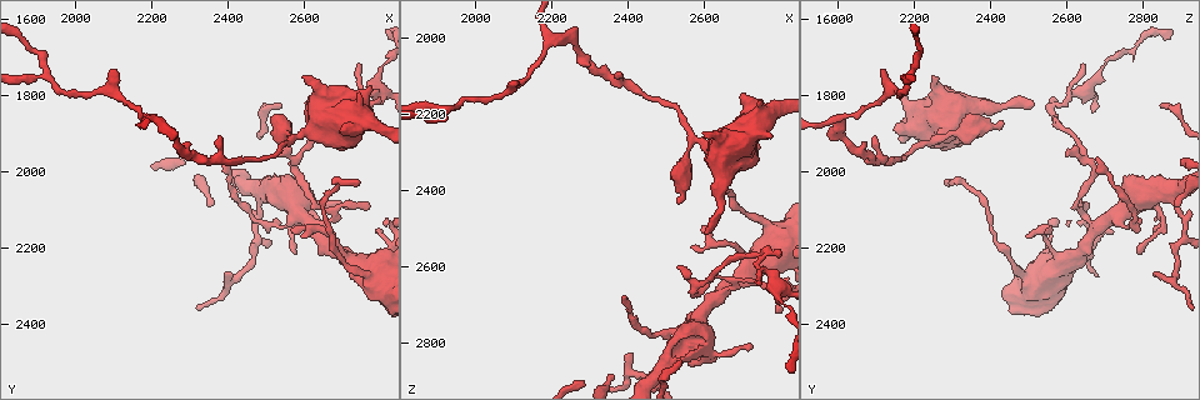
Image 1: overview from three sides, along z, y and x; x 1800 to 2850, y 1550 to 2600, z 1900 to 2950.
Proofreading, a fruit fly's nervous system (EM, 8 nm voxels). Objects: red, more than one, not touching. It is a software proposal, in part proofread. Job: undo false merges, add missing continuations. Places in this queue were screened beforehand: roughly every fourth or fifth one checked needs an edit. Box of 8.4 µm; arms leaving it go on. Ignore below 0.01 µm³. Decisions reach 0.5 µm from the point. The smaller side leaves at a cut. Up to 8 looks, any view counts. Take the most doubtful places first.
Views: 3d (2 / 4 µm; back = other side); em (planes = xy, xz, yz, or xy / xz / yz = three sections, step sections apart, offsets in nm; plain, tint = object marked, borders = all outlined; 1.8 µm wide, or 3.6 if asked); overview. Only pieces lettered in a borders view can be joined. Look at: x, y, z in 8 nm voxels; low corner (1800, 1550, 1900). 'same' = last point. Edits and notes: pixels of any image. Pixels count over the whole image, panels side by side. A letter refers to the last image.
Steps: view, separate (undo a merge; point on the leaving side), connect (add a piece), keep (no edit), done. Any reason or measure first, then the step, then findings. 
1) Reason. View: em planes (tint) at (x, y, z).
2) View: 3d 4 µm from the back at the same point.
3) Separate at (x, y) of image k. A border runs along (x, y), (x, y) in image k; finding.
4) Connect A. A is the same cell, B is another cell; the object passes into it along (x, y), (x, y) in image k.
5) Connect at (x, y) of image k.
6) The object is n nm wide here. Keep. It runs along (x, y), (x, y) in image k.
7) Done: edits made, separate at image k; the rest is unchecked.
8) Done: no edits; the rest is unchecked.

Abrupt turn. View: 3d 4 µm at (2745, 1855, 2575).

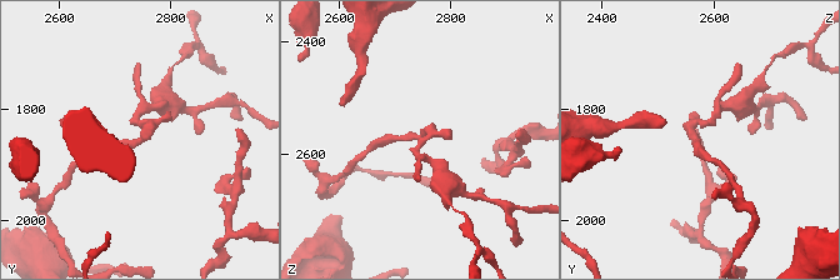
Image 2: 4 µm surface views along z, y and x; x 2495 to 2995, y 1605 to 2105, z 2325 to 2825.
View: em planes (borders) at (2745, 1860, 2570).

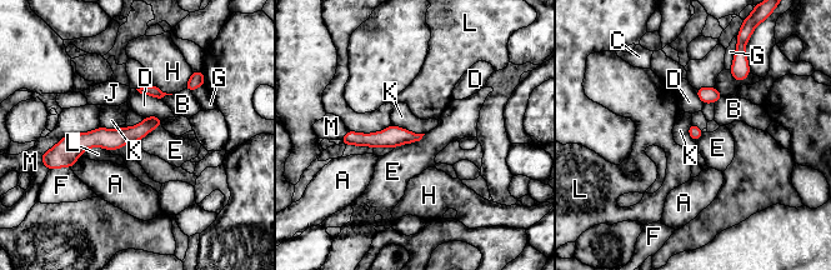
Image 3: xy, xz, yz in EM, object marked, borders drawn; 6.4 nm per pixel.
Keep. A, B, C, D, E, F, G, H, J, K, L and M are other cells; it runs along (158, 121), (61, 151) in image 3; all the same cell.

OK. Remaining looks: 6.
Abrupt turn. View: em planes (tint) at (2575, 1985, 2675).

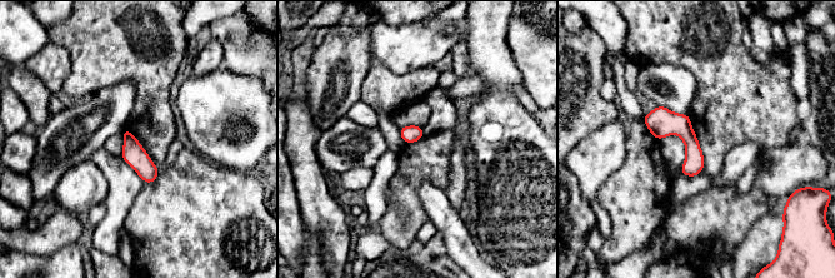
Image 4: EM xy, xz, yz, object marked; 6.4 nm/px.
What lies round it. View: em planes (borders) at the same point.

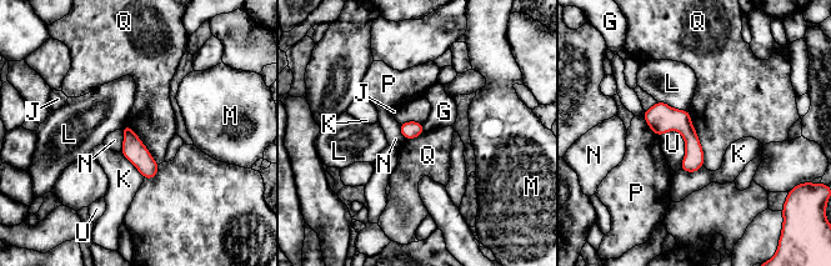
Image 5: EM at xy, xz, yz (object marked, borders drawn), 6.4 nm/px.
Keep. G, J, K, L, M, N, P, Q and U are other cells; a border runs along (689, 110), (704, 165) in image 5; all the same cell.

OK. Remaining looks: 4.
Small branch off a trunk. View: em planes (borders) at (2485, 2065, 2865).

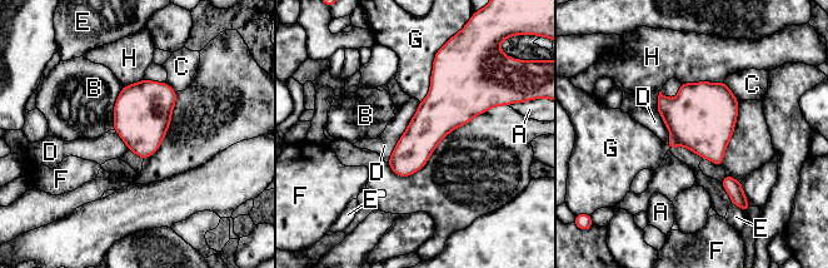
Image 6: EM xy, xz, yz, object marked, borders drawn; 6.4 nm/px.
Keep. A, B, C, D, E, F, G and H are other cells; one cell here.

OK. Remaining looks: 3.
Done: no edits; the rest is unchecked.

